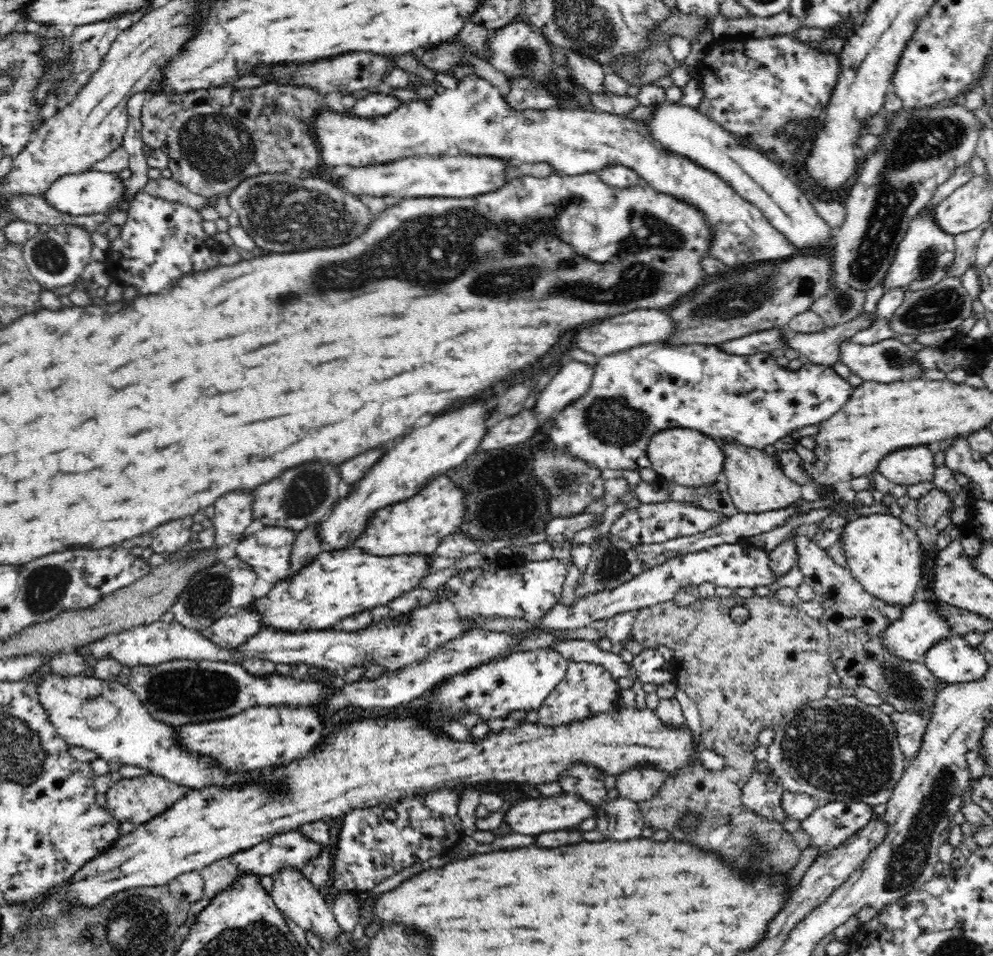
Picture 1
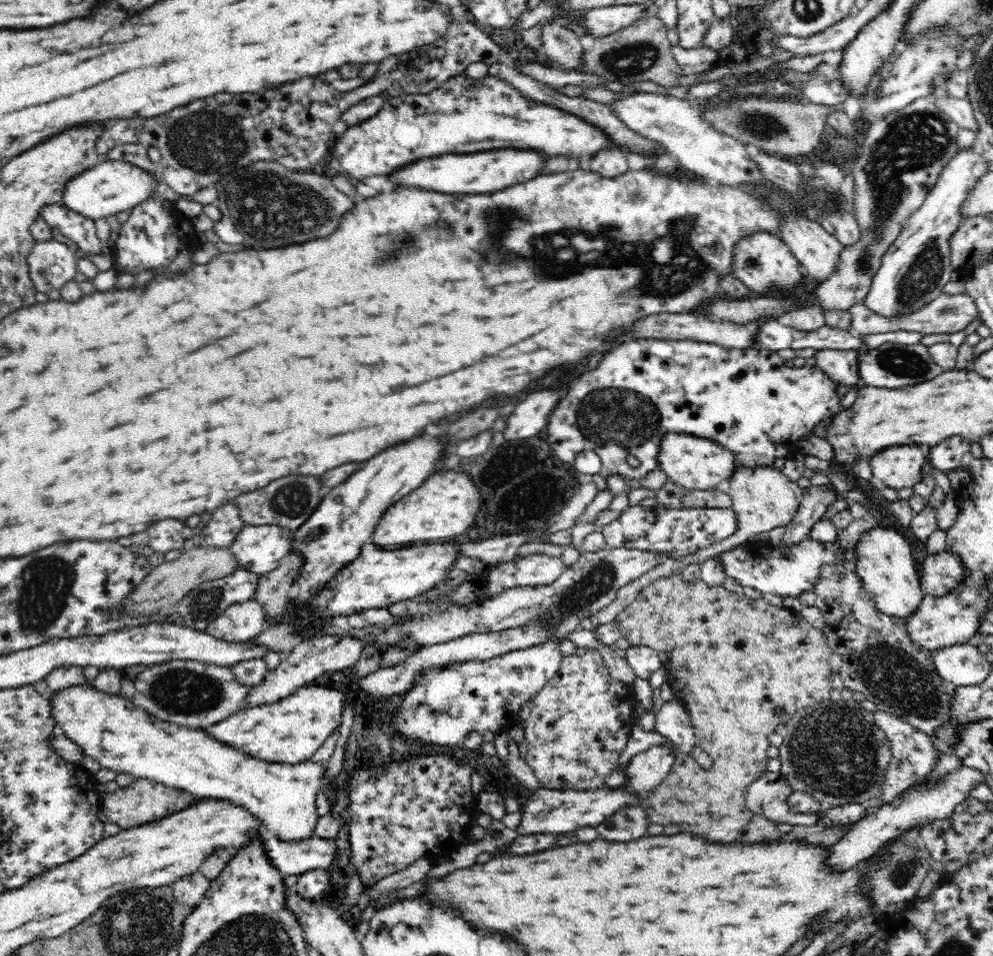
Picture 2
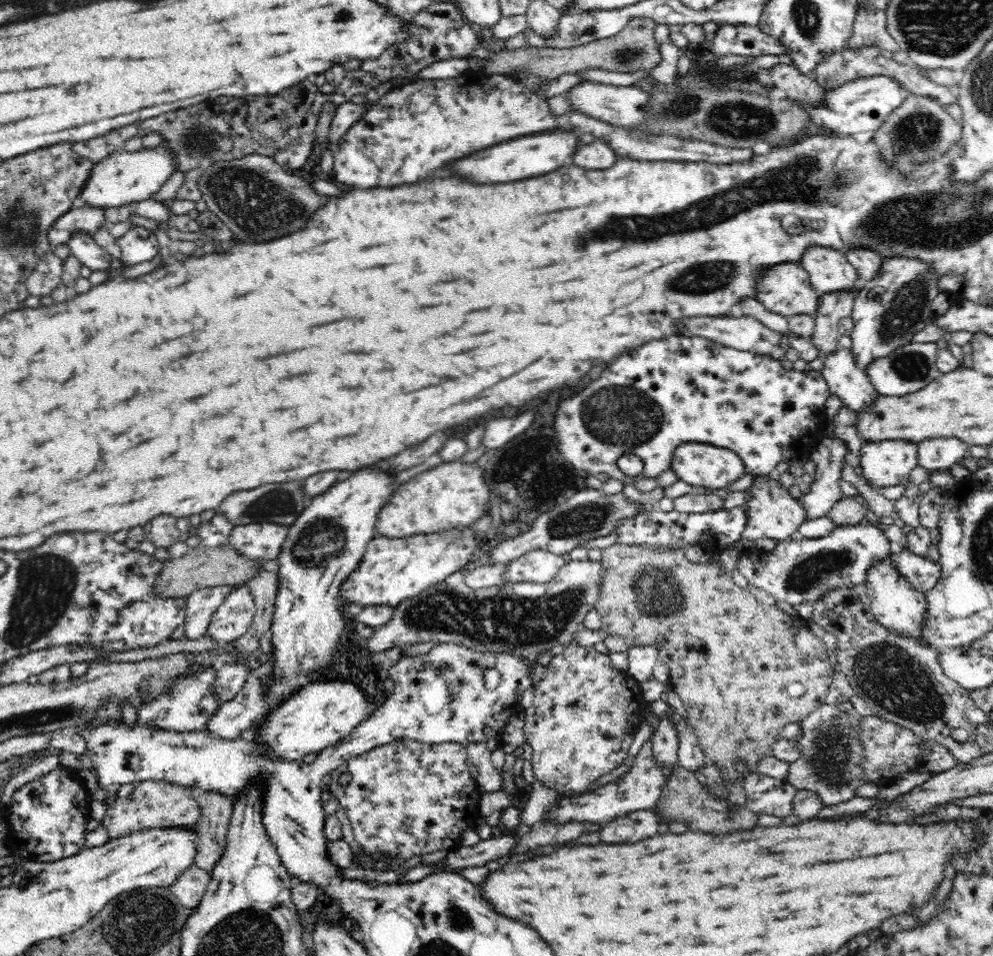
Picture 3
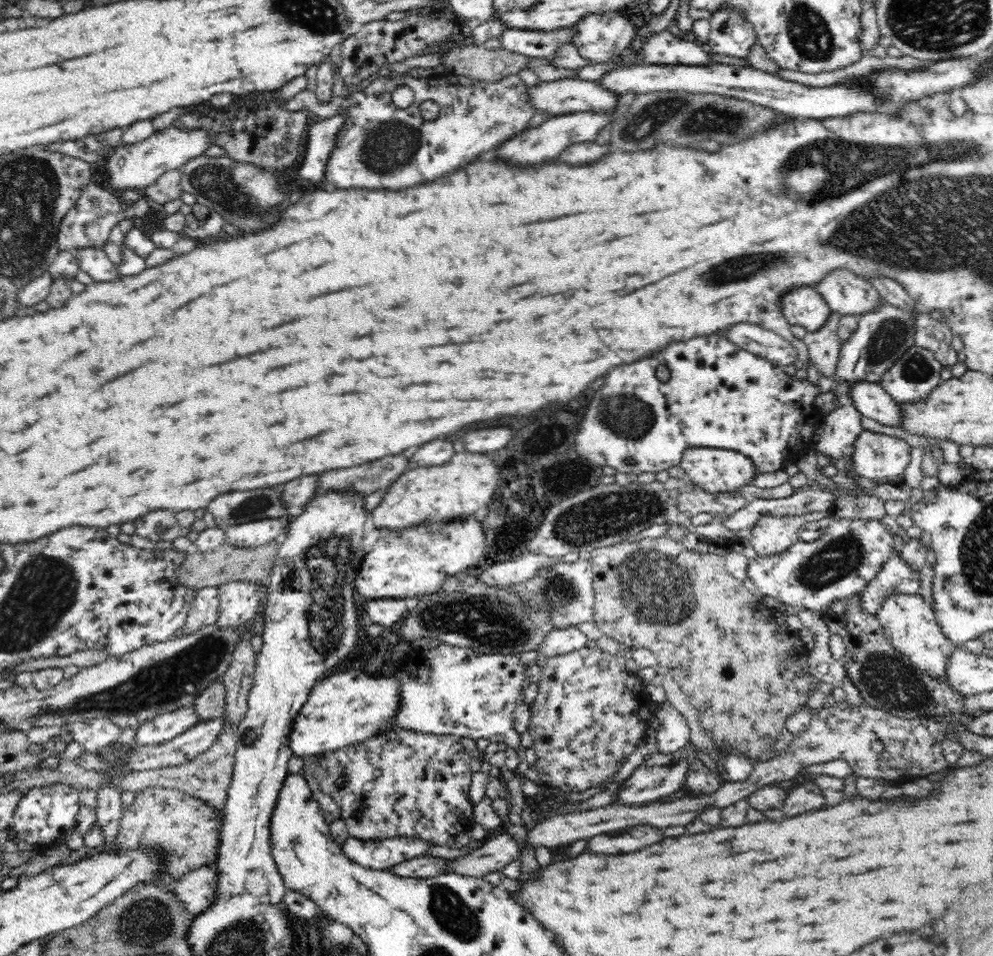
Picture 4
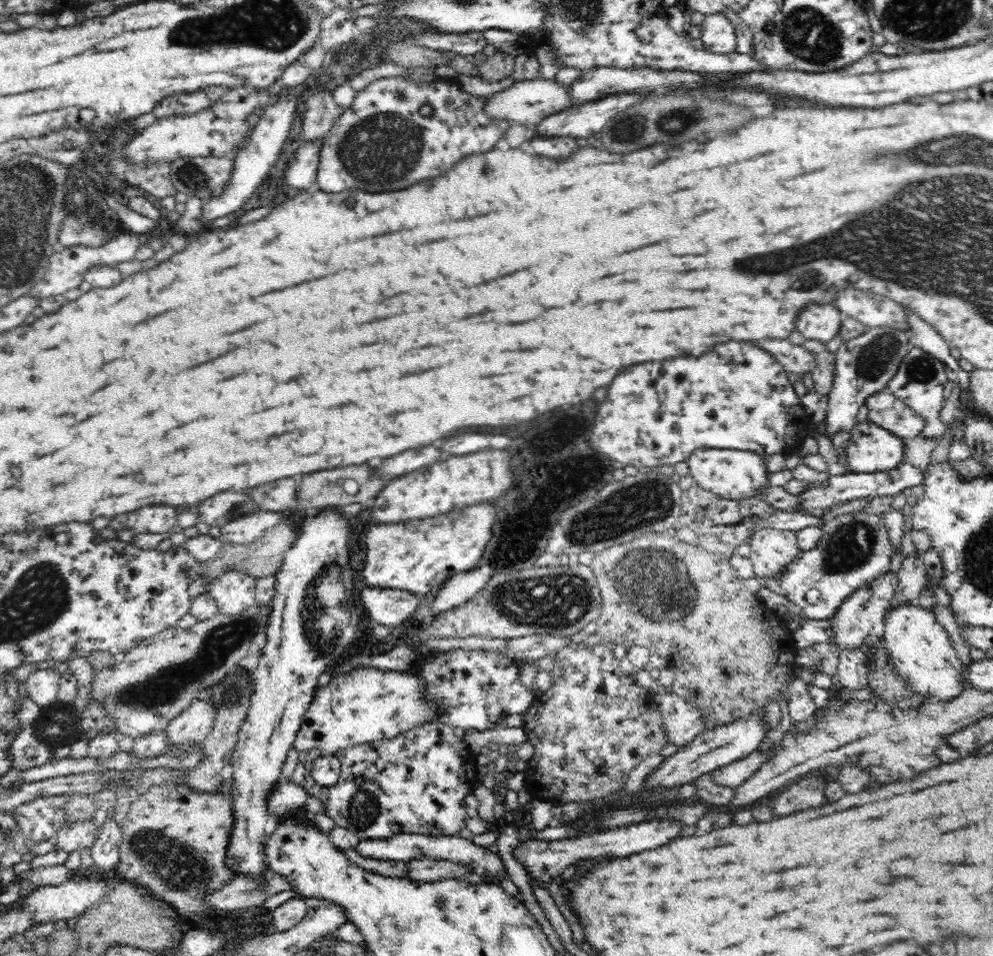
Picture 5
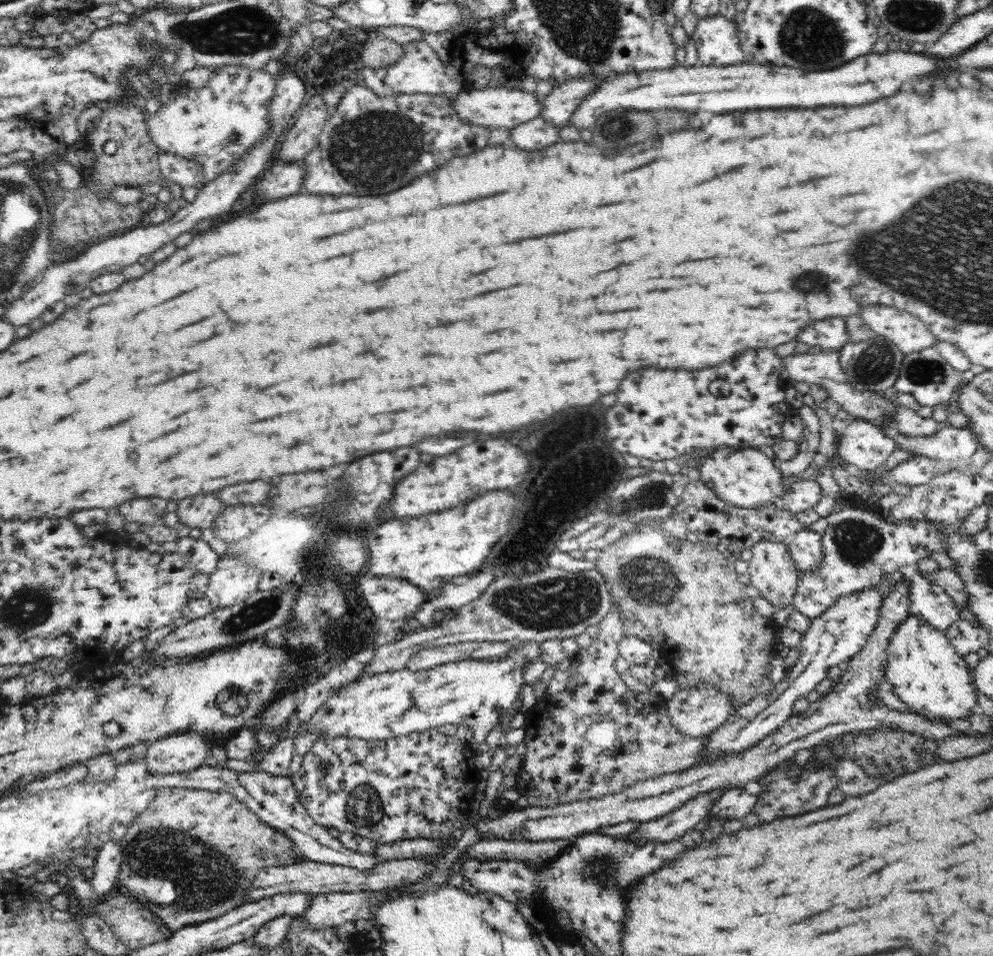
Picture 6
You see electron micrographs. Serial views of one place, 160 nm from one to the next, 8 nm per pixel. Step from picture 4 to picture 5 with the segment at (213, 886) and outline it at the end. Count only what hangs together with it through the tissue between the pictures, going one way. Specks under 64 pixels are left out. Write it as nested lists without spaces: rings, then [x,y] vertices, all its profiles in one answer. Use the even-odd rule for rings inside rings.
[[[268,868],[254,877],[238,875],[228,886],[212,892],[206,900],[220,914],[228,914],[242,908],[263,906],[266,899],[290,891],[294,891],[294,885]]]

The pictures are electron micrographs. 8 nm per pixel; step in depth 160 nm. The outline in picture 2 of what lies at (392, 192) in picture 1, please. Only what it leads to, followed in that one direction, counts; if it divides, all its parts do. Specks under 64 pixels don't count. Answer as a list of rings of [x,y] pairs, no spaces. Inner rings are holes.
[[[502,148],[496,152],[478,152],[466,156],[447,154],[428,160],[420,160],[408,164],[408,168],[400,169],[392,174],[394,184],[398,186],[418,186],[424,190],[436,190],[446,194],[486,194],[496,192],[500,188],[508,188],[512,184],[532,180],[545,168],[546,161],[550,158],[541,150],[529,148]]]

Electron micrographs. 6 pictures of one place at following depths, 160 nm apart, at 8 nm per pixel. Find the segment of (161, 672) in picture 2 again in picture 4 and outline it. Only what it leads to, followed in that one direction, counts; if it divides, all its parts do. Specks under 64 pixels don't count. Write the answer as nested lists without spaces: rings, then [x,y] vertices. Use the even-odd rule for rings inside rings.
[[[192,705],[160,713],[137,728],[134,741],[140,746],[164,744],[198,723],[198,715]]]

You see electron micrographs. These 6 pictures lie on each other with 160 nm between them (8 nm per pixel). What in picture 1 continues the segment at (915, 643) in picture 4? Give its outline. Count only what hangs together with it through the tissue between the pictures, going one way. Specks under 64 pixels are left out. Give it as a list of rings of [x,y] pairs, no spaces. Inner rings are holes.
[[[872,514],[872,516],[851,520],[840,533],[844,539],[843,548],[847,558],[847,567],[866,592],[884,603],[900,605],[902,610],[914,602],[914,596],[922,578],[923,552],[920,548],[921,542],[916,537],[915,528],[909,528],[899,518],[888,514]]]

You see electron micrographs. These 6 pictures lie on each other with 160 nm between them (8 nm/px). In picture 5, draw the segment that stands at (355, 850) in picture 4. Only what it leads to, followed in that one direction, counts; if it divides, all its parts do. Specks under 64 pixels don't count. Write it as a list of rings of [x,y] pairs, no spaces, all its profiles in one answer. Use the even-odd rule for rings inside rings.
[[[417,834],[394,835],[387,839],[361,839],[355,848],[358,854],[372,859],[383,859],[384,861],[394,860],[408,862],[415,859],[446,860],[453,864],[467,866],[467,871],[483,877],[484,884],[499,884],[508,876],[506,867],[503,864],[498,852],[492,852],[490,848],[483,848],[474,843],[472,839],[456,836],[428,836]],[[498,880],[498,884],[495,883]]]

